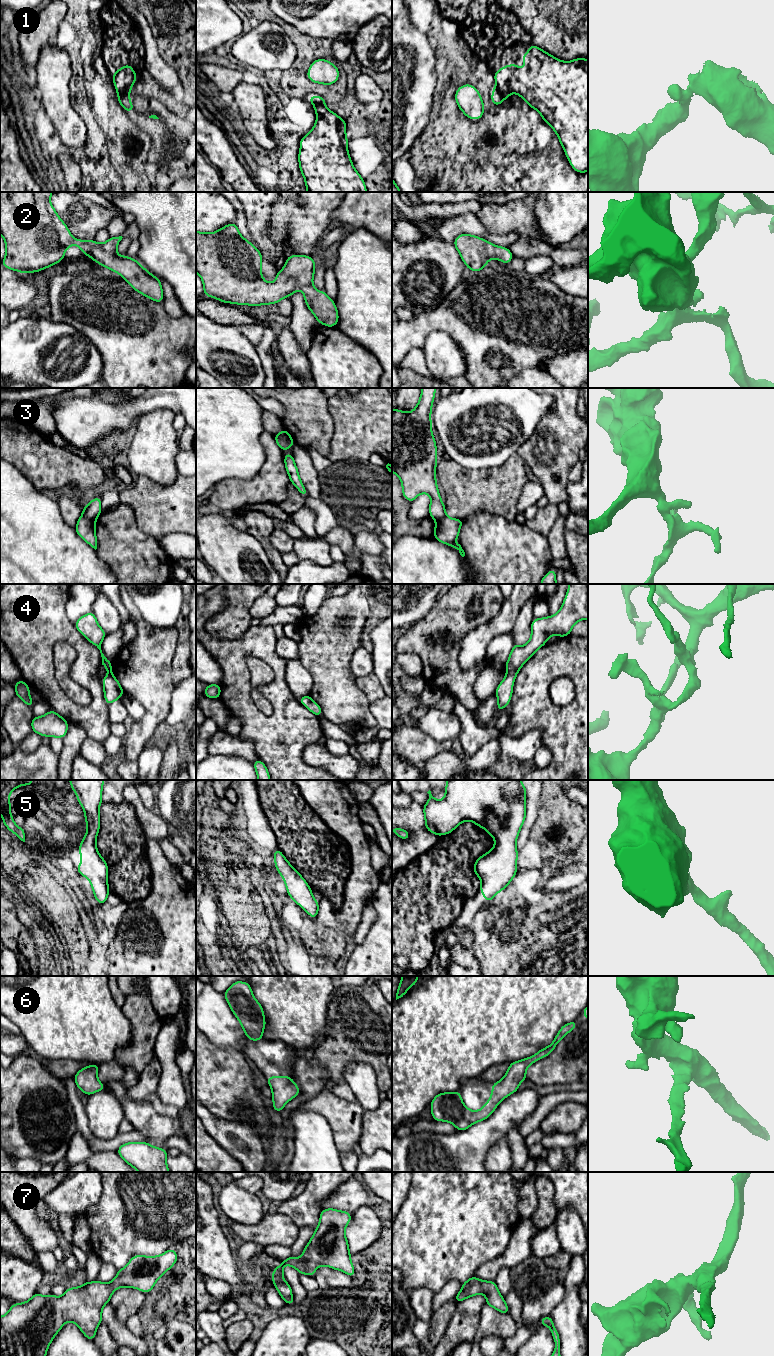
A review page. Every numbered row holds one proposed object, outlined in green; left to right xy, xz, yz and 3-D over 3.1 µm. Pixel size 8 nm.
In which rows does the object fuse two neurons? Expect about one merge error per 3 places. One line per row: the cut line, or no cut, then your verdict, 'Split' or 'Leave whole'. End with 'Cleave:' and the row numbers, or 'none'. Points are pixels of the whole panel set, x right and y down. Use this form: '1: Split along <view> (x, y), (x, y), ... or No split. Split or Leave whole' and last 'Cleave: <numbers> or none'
1: Split along xz (313, 103), (324, 104). Split
2: No split. Leave whole
3: Split along xz (278, 433), (292, 445). Split
4: Split along xy (113, 675), (110, 678), (105, 678). Split
5: No split. Leave whole
6: No split. Leave whole
7: No split. Leave whole
Cleave: 1, 3, 4

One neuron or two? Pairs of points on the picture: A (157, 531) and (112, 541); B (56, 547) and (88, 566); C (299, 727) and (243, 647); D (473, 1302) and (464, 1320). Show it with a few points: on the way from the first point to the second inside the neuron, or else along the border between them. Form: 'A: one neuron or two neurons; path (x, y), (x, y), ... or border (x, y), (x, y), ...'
A: two neurons; border (134, 513), (136, 525), (158, 541)
B: one neuron; path (64, 555), (75, 566), (80, 566)
C: one neuron; path (284, 703), (280, 687), (280, 668), (267, 654)
D: one neuron; path (472, 1306), (466, 1316)

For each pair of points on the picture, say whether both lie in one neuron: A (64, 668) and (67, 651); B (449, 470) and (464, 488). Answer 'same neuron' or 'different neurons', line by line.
A: same neuron
B: same neuron

